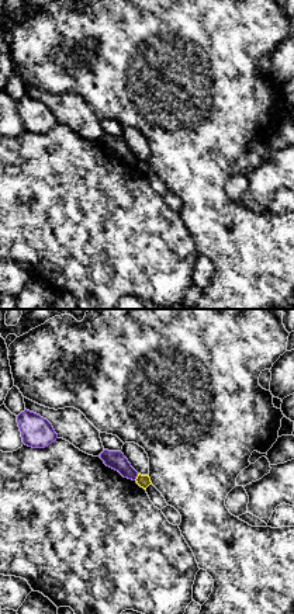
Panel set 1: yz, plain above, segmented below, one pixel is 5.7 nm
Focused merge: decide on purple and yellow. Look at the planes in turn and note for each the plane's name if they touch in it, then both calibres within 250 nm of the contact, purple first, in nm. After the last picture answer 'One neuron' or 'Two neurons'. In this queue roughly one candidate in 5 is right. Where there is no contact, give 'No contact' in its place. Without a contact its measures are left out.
Touches purple in yz. Thickness 110 nm (purple) against 80 nm

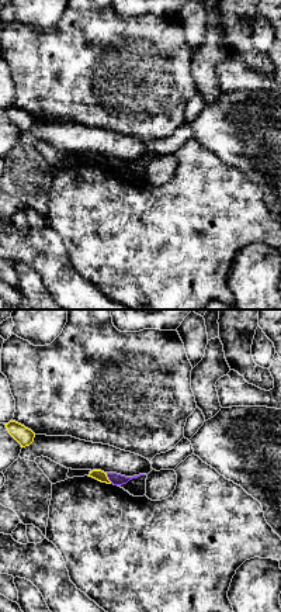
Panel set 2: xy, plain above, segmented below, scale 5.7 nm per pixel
Touches purple in xy. Thickness 70 nm (purple) against 60 nm

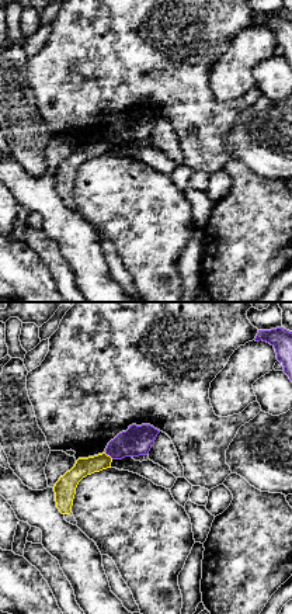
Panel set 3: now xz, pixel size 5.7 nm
Touches purple in xz. Thickness 170 nm (purple) against 110 nm

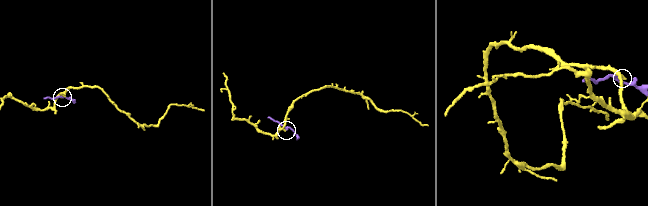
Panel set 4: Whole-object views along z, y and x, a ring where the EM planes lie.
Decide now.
Two neurons

